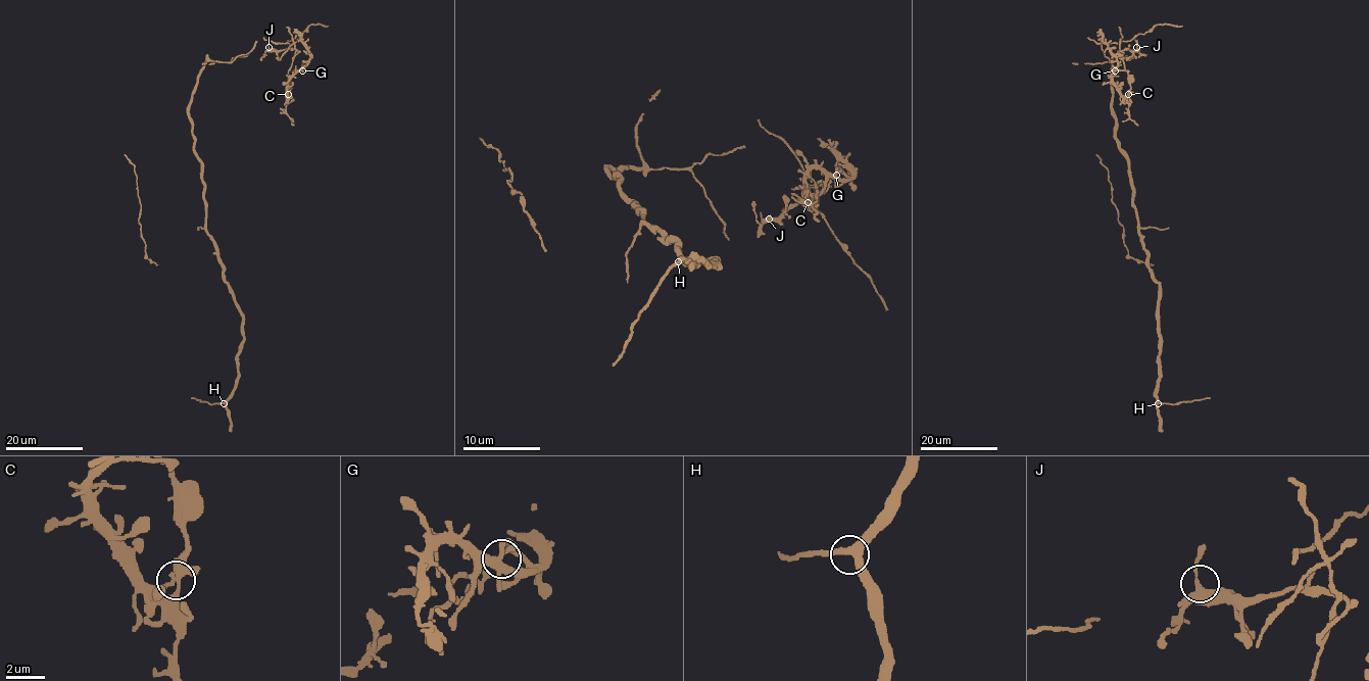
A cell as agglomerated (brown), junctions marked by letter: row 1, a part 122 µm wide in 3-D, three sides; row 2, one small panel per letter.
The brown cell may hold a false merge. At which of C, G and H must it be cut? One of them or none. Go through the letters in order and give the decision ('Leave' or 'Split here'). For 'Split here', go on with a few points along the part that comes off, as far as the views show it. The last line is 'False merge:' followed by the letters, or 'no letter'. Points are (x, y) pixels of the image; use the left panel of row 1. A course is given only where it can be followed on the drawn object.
C: Split here. Course of the part to remove: (288, 95), (291, 88), (288, 73), (295, 50), (269, 50), (260, 60)
G: Leave
H: Leave
False merge: C

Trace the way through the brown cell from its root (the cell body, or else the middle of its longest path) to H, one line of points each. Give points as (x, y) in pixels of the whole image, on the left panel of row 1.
H: (194, 137), (194, 154), (201, 163), (204, 185), (206, 233), (242, 317), (237, 387), (224, 403)

